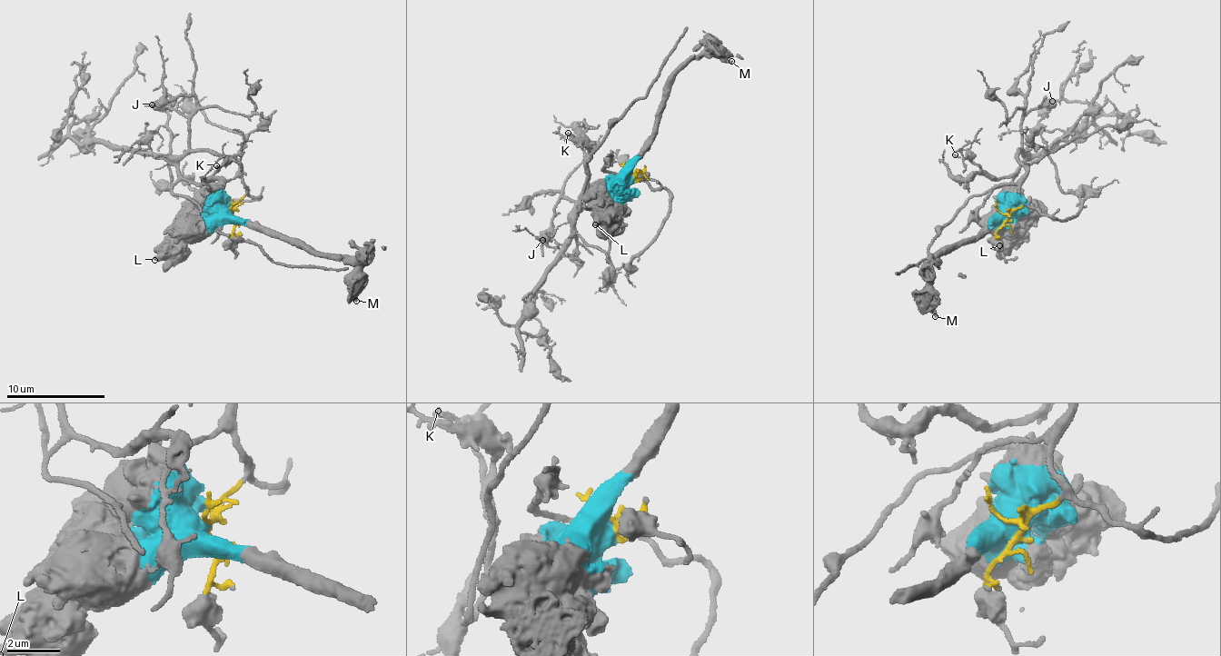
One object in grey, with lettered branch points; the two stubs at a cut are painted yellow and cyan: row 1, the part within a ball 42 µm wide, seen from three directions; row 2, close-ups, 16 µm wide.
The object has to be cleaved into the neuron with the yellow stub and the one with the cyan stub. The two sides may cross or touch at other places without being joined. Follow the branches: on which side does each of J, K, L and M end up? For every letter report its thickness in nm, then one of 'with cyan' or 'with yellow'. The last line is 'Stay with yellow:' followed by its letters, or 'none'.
J: 650 nm | with yellow
K: 130 nm | with yellow
L: 500 nm | with cyan
M: 320 nm | with cyan
Stay with yellow: J, K

